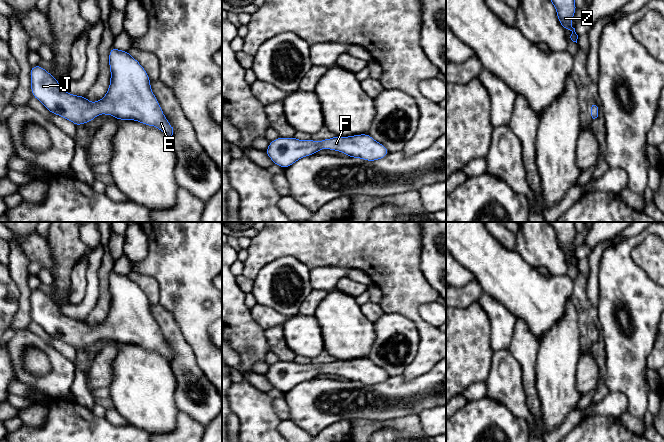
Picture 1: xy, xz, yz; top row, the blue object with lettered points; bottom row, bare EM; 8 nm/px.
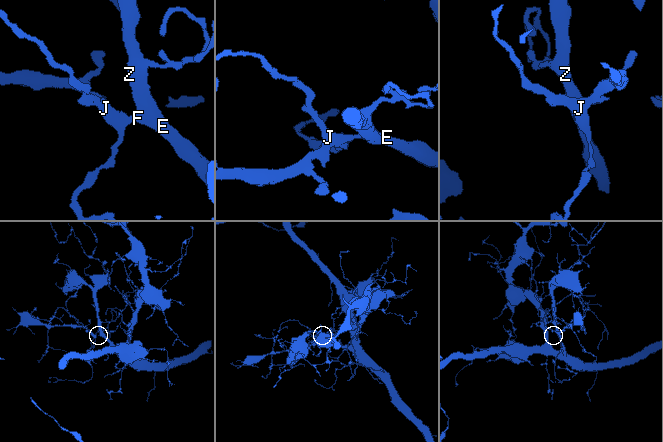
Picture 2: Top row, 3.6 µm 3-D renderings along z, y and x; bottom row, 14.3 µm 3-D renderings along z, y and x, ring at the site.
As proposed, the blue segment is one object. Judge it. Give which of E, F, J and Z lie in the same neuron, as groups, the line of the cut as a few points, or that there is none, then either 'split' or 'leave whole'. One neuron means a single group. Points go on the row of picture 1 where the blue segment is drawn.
E F J Z; no cut; leave whole

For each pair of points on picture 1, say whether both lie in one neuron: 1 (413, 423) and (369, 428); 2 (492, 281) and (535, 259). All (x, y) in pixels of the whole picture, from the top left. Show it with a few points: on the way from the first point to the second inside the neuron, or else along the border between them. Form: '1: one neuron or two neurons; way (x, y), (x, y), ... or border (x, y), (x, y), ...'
1: one neuron; way (402, 424), (380, 424)
2: two neurons; border (515, 250), (534, 268)

